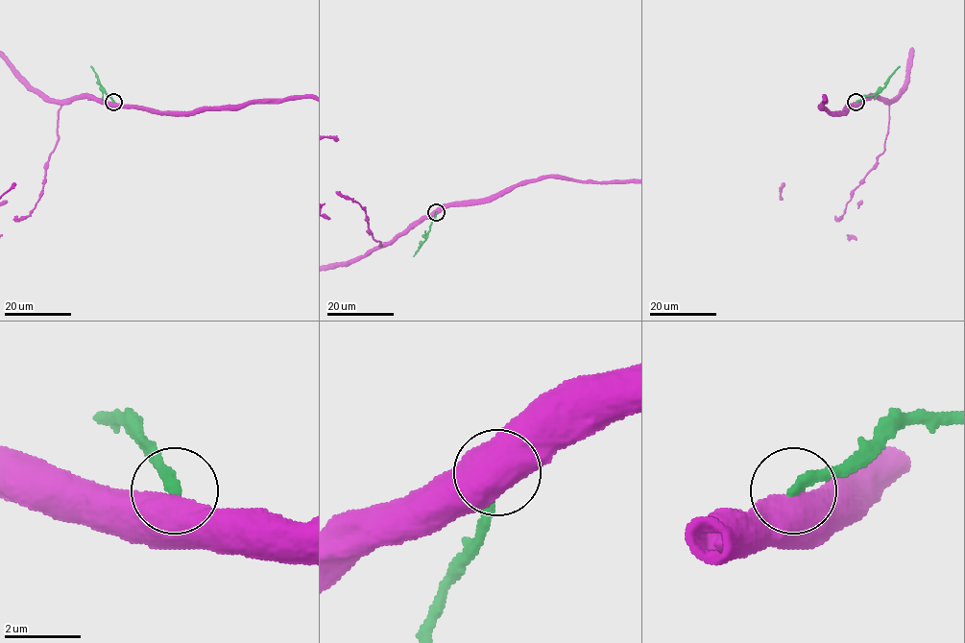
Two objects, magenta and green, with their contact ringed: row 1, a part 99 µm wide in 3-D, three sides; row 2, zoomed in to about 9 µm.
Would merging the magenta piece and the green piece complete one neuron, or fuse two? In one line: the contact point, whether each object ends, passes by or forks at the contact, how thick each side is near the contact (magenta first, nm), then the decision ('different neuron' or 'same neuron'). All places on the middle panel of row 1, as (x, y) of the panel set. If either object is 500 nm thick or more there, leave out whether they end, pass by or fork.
at (436, 212); 800 nm thick on the magenta side, 280 nm on the other; different neuron

